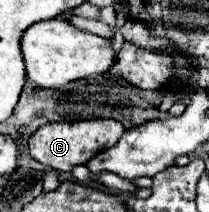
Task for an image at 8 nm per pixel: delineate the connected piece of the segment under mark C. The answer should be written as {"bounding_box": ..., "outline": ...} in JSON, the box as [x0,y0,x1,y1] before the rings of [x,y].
{"bounding_box":[28,118,124,170],"outline":[[[92,118],[92,120],[76,120],[76,122],[48,122],[40,126],[30,138],[28,138],[28,150],[32,158],[36,158],[40,164],[56,170],[72,170],[76,164],[88,162],[92,156],[96,156],[100,150],[114,146],[120,136],[124,134],[124,126],[118,120],[112,118]]]}

